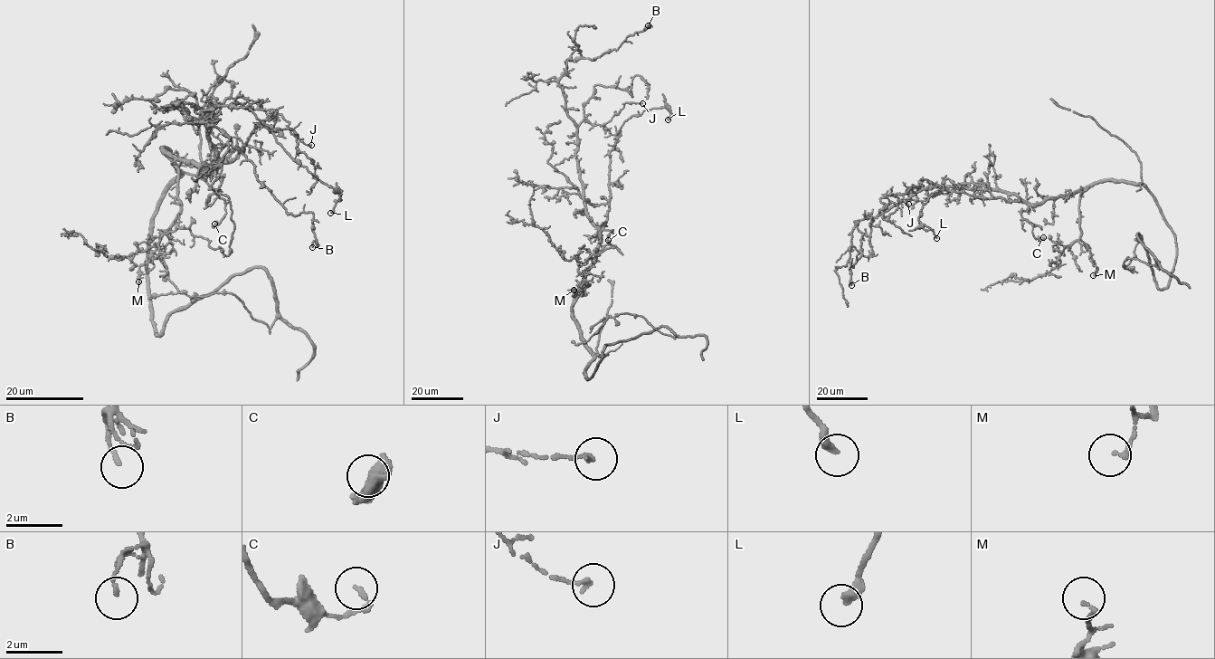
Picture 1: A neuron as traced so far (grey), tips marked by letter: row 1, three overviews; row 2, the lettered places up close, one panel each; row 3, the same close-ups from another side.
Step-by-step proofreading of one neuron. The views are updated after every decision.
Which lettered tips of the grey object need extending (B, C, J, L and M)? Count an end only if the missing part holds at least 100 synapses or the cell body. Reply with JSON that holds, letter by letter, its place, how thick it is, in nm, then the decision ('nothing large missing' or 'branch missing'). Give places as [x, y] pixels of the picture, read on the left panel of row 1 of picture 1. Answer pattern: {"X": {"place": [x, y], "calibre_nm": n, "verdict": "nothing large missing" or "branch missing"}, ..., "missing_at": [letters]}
{"B": {"place": [312, 247], "calibre_nm": 110, "verdict": "nothing large missing"}, "C": {"place": [214, 224], "calibre_nm": 130, "verdict": "nothing large missing"}, "J": {"place": [311, 145], "calibre_nm": 130, "verdict": "nothing large missing"}, "L": {"place": [330, 213], "calibre_nm": 320, "verdict": "nothing large missing"}, "M": {"place": [138, 281], "calibre_nm": 140, "verdict": "nothing large missing"}, "missing_at": []}

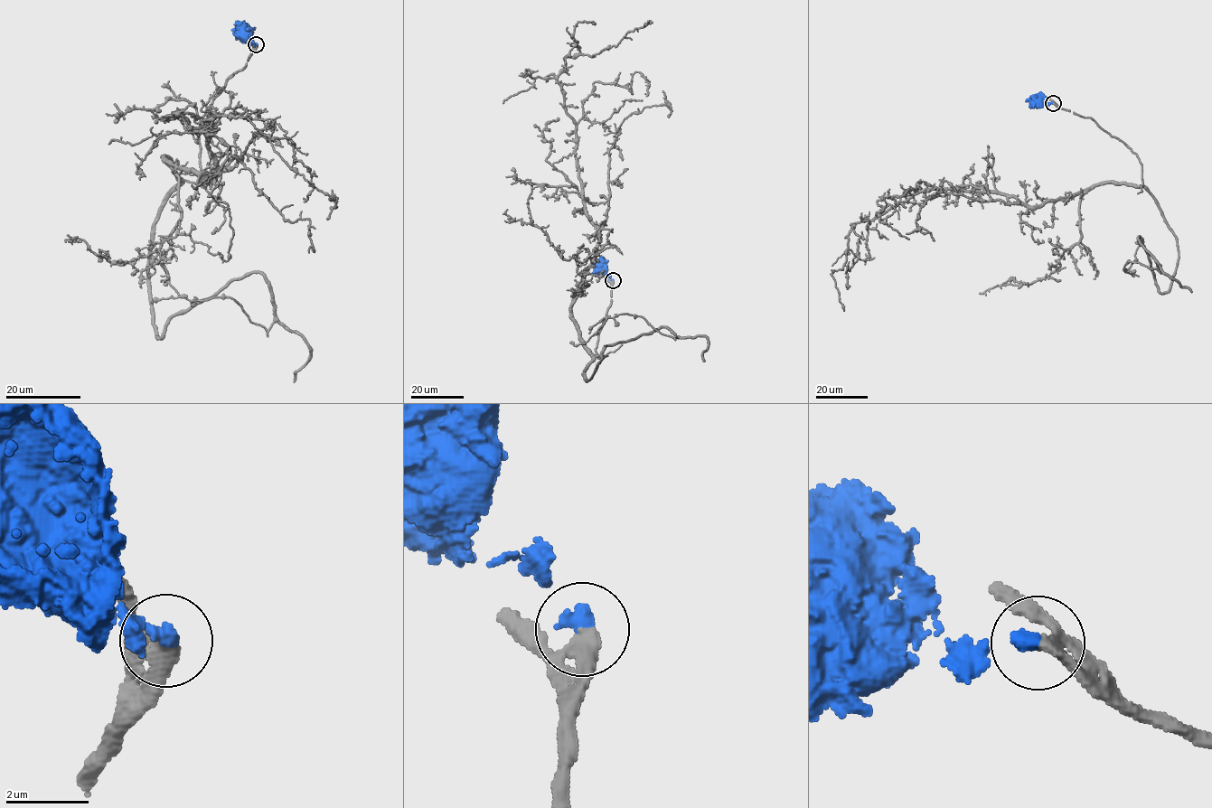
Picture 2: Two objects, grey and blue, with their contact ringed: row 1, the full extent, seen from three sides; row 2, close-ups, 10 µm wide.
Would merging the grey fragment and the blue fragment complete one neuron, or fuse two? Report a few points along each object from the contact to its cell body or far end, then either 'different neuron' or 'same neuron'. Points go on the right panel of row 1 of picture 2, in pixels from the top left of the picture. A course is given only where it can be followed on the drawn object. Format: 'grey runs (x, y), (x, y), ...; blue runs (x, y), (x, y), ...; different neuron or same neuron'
grey runs (1053, 102), (1124, 142), (1141, 186), (1033, 206), (921, 190), (852, 224), (848, 289); blue runs (1052, 103), (1038, 102); same neuron

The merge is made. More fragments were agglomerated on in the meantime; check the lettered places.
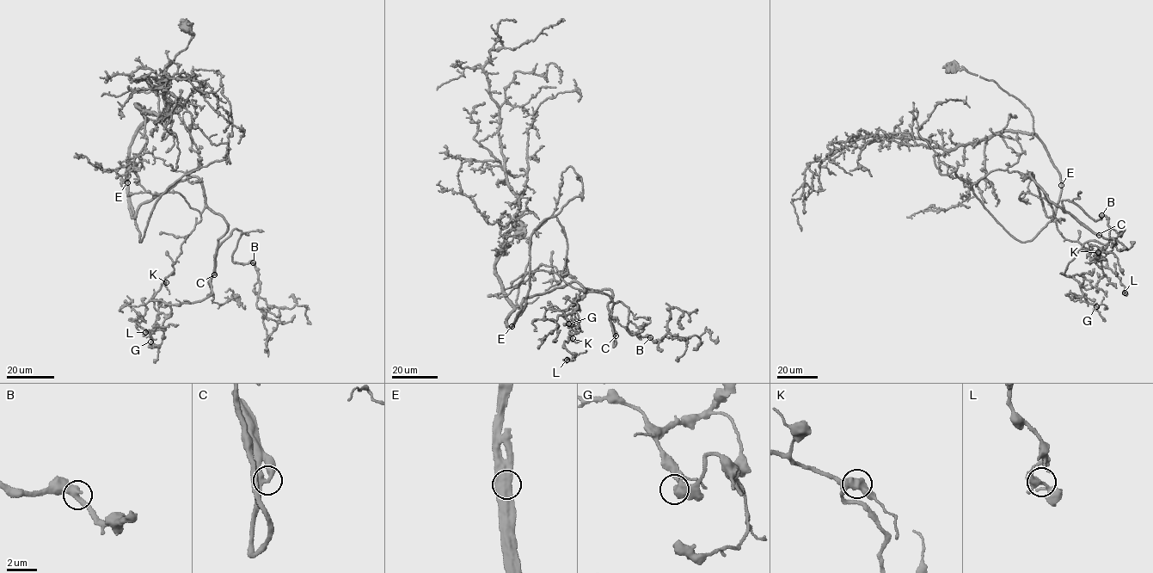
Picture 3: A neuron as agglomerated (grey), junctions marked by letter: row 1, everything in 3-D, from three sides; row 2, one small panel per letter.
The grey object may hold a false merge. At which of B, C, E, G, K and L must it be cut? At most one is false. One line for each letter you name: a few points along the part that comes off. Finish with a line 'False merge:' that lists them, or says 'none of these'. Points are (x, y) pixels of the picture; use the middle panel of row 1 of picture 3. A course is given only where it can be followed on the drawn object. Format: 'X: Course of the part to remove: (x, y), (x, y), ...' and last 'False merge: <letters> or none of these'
E: Course of the part to remove: (512, 326), (530, 283), (530, 234), (581, 196), (580, 176), (570, 166), (538, 237)
False merge: E

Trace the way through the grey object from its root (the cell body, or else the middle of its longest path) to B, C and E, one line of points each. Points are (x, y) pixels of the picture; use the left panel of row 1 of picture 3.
B: (186, 27), (131, 144), (130, 214), (196, 176), (218, 245), (241, 230), (232, 259), (253, 262)
C: (186, 27), (159, 81), (159, 117), (131, 144), (128, 207), (133, 218), (198, 178), (228, 224), (214, 274)
E: (186, 27), (193, 33), (187, 46), (175, 56), (159, 81), (159, 117), (142, 125), (131, 144), (127, 182)

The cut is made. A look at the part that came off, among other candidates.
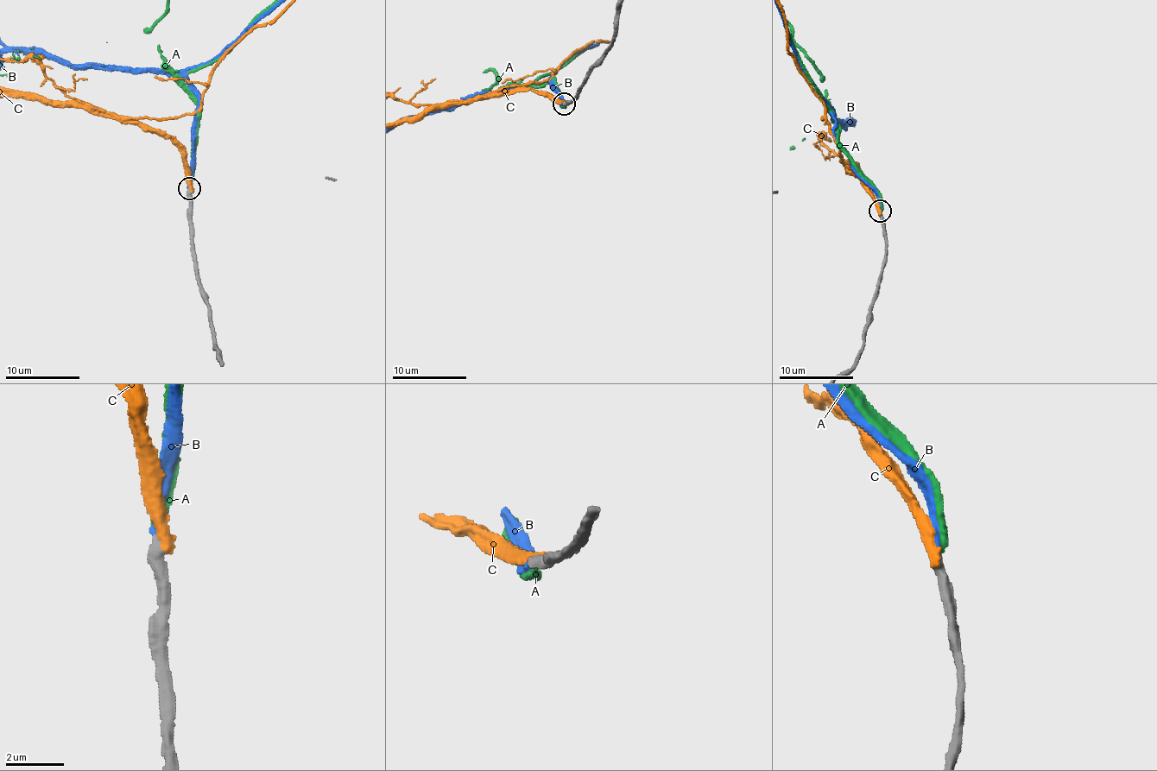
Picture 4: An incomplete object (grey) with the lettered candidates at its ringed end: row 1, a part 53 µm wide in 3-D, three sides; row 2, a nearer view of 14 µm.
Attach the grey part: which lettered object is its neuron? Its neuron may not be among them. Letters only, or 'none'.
B

